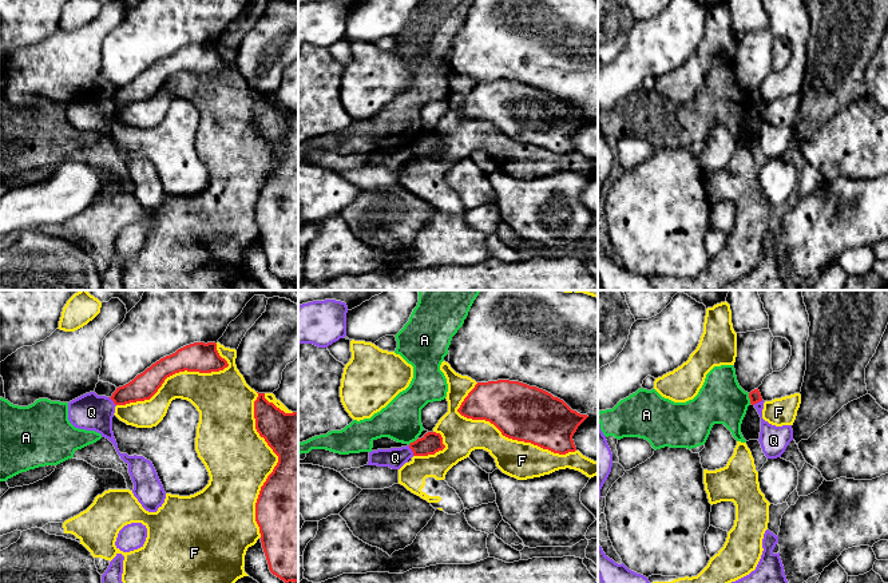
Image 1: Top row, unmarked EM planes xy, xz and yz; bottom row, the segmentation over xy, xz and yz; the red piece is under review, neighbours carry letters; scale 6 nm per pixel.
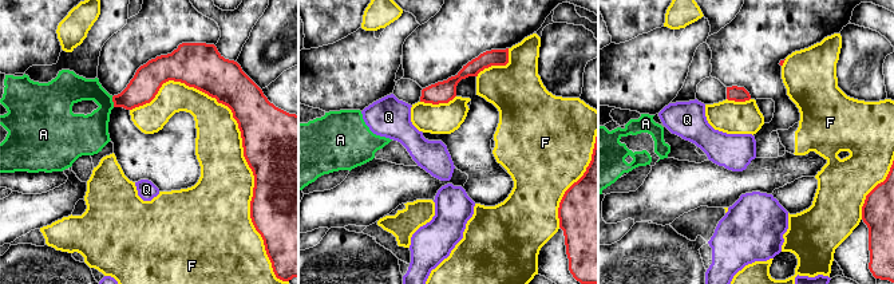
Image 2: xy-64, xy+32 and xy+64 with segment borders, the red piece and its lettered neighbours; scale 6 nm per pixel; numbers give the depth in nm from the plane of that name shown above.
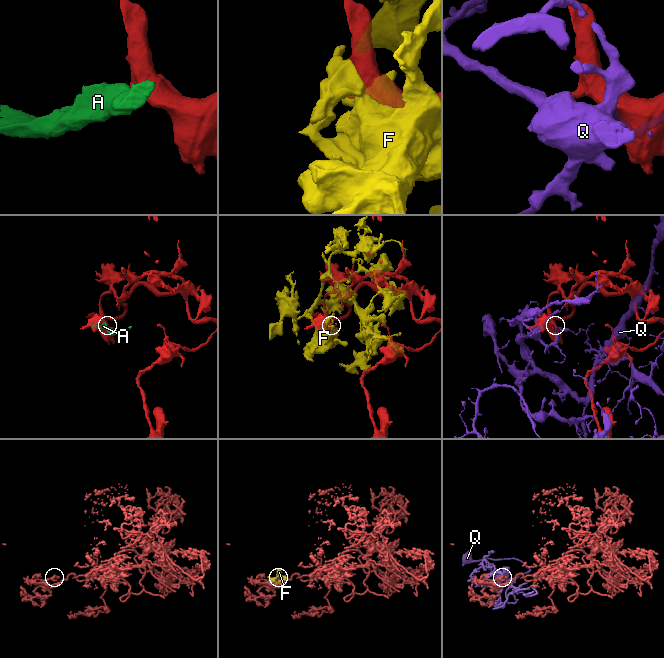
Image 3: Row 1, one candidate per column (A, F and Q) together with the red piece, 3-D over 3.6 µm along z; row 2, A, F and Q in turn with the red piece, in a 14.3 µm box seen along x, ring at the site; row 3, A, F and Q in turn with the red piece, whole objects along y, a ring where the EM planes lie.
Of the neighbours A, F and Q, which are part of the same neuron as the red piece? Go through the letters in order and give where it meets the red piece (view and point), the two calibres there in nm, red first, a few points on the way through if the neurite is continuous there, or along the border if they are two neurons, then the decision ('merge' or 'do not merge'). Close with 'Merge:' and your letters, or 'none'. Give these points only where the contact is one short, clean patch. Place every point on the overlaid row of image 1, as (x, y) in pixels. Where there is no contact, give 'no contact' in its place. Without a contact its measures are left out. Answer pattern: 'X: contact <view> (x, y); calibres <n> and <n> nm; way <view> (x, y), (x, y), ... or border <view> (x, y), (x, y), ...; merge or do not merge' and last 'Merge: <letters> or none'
A: contact yz (749, 397); calibres 70 and 280 nm; border yz (748, 393), (750, 403); do not merge
F: contact xz (516, 439); calibres 340 and 220 nm; do not merge
Q: contact xz (412, 451); calibres 120 and 130 nm; border xz (408, 445), (413, 455); do not merge
Merge: none

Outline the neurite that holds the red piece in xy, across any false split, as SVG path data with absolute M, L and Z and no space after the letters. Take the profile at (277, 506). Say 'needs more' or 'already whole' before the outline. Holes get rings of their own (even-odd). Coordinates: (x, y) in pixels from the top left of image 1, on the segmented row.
already whole; M258 393L254 401L255 429L278 456L278 463L261 487L255 503L255 521L262 548L273 575L298 582L298 413L285 413Z

